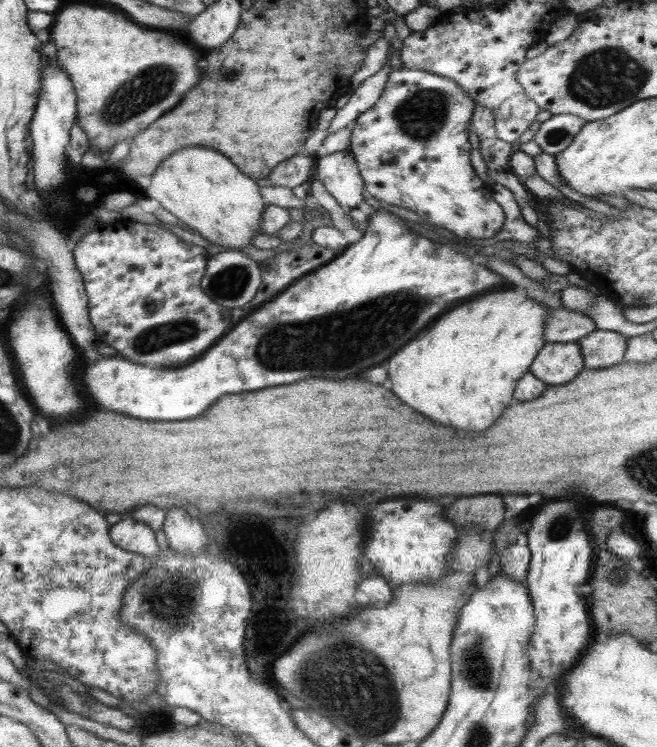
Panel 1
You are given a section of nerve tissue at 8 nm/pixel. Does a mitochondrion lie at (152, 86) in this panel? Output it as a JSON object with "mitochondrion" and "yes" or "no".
{"mitochondrion":"yes"}

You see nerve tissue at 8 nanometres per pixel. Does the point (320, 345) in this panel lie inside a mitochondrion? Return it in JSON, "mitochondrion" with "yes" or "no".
{"mitochondrion":"yes"}

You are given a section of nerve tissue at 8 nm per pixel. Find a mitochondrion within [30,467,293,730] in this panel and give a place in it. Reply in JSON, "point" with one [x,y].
{"point":[170,601]}

